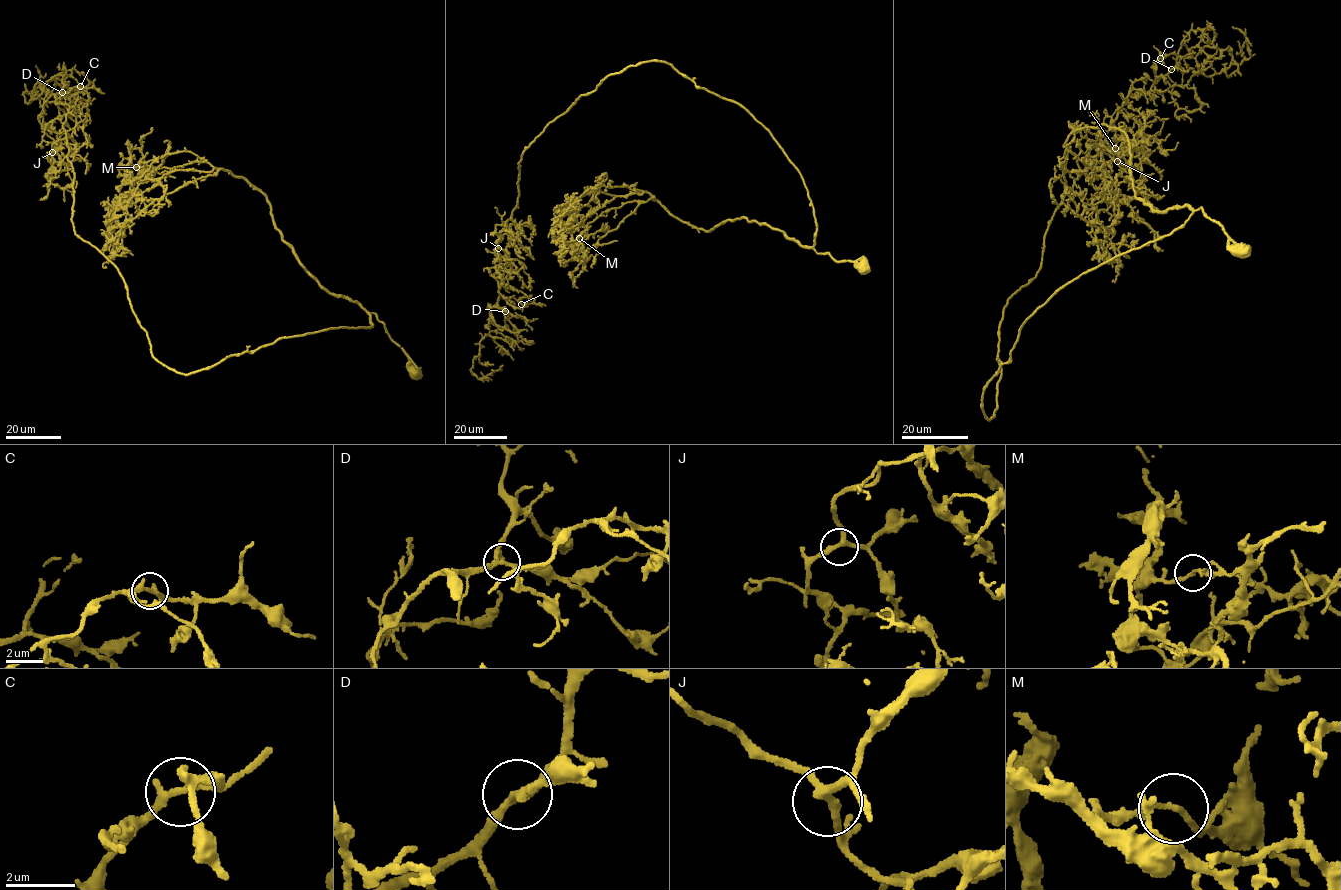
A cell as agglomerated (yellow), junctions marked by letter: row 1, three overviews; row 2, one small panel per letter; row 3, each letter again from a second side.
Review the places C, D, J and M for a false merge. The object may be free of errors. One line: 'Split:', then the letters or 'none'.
Split: none

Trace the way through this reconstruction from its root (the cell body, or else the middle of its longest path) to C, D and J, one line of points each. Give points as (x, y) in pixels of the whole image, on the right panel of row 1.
C: (1242, 250), (1201, 207), (1067, 282), (1023, 324), (985, 416), (1003, 307), (1035, 276), (1088, 149), (1160, 58)
D: (1242, 250), (1201, 207), (1067, 282), (985, 416), (1003, 307), (1048, 222), (1126, 97), (1171, 69)
J: (1242, 250), (1201, 207), (1067, 282), (985, 387), (988, 420), (1003, 307), (1035, 276), (1087, 152), (1117, 161)

